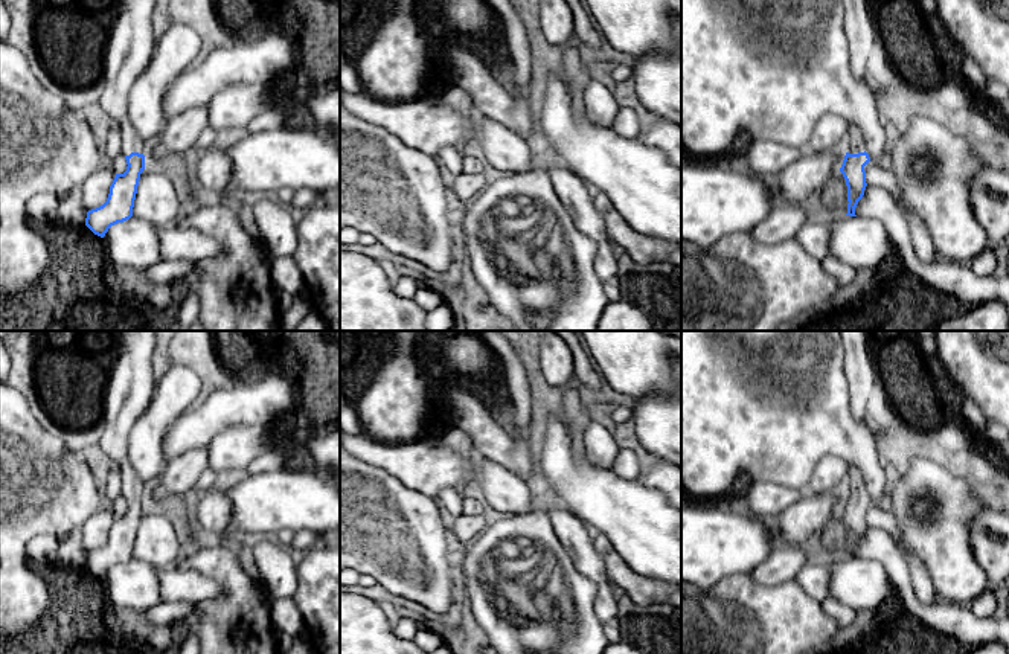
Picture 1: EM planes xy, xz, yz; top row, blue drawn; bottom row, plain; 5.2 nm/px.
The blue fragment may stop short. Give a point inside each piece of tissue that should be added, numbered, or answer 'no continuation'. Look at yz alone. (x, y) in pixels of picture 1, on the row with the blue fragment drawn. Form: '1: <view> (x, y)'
1: yz (855, 144)

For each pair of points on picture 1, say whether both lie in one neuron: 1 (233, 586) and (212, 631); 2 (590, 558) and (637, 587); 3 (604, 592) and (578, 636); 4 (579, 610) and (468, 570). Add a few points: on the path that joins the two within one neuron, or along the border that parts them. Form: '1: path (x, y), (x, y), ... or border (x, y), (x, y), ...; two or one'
1: path (233, 596), (233, 602), (218, 621); one
2: border (592, 532), (604, 573), (618, 592); two
3: border (584, 575), (596, 587), (595, 615), (604, 624); two
4: path (546, 631), (506, 631), (479, 604); one

